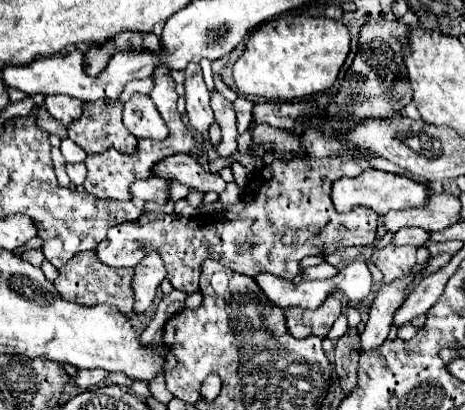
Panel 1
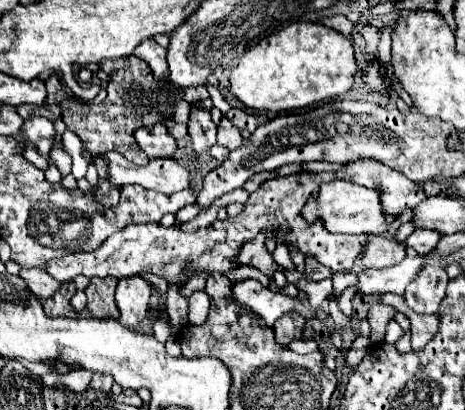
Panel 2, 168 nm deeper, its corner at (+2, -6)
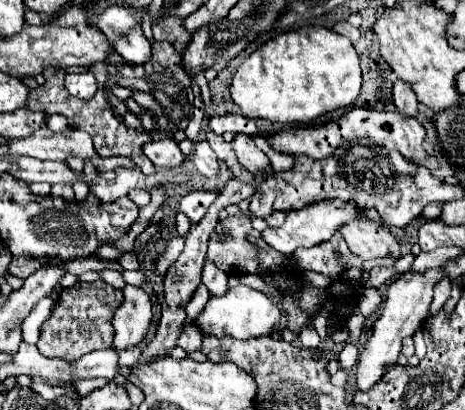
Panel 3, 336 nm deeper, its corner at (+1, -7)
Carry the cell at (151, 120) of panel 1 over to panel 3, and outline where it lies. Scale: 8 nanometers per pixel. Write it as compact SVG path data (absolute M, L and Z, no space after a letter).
M161 139L161 141L151 141L143 145L145 155L151 159L155 167L179 167L185 161L185 155L181 153L179 145L173 139Z

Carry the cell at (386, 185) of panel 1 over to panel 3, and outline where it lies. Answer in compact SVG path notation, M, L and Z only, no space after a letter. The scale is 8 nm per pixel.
M323 199L323 201L309 203L303 209L289 211L285 217L285 223L281 227L267 227L261 233L261 237L275 251L279 251L283 255L291 255L299 247L313 247L313 245L319 245L319 243L331 239L331 235L335 231L339 231L339 227L343 227L345 223L351 223L355 219L361 219L355 203L341 201L341 199Z

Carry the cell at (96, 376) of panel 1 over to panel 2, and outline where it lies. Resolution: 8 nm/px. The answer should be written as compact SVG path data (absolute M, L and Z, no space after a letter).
M72 370L70 374L48 374L48 376L44 376L44 380L50 386L58 386L60 384L60 386L70 388L76 394L84 394L90 388L92 374L86 372L86 370Z

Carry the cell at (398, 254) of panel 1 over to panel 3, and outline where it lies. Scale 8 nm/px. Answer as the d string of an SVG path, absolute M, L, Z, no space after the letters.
M357 219L355 223L343 225L339 231L345 237L351 253L361 257L363 261L377 257L393 257L393 259L401 257L399 241L381 223Z

